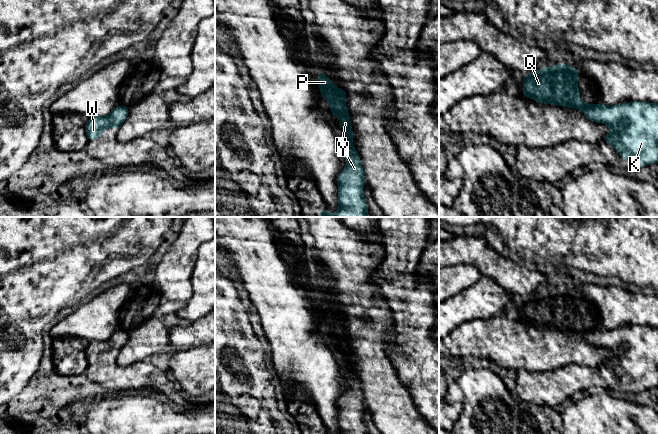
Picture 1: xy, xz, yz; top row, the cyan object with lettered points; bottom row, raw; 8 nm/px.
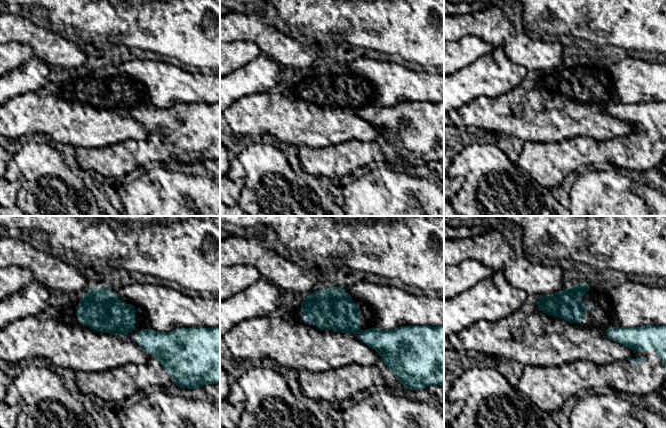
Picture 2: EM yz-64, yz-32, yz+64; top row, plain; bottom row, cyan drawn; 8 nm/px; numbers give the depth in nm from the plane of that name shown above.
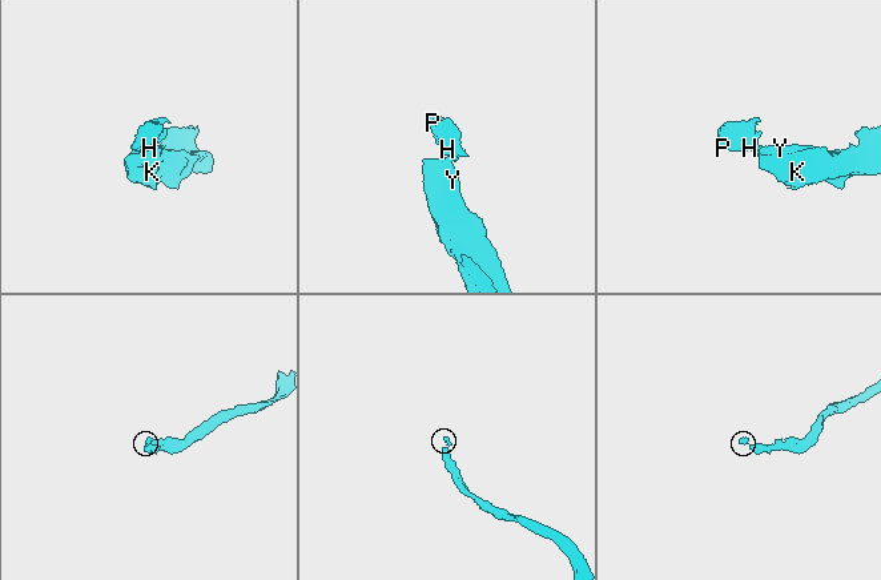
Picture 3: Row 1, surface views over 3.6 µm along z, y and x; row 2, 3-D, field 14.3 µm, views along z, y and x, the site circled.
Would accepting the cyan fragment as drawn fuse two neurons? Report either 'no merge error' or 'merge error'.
merge error

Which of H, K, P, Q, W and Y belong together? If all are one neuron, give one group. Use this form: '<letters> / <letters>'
H P Q / K W Y

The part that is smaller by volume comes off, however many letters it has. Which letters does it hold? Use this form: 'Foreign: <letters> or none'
Foreign: H, P, Q

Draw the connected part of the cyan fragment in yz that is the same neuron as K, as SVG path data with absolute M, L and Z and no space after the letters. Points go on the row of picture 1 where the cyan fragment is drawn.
M634 101L613 106L597 103L582 110L589 120L610 127L604 140L629 163L631 169L658 162L658 103Z

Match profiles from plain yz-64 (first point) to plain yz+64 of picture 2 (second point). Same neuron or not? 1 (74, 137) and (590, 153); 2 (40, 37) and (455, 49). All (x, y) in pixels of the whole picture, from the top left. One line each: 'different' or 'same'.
1: different
2: different

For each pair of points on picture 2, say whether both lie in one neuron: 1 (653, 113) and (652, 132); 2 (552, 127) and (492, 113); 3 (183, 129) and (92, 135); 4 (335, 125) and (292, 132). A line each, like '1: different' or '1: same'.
1: same
2: same
3: different
4: same

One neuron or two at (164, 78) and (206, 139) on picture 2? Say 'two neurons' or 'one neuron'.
two neurons

